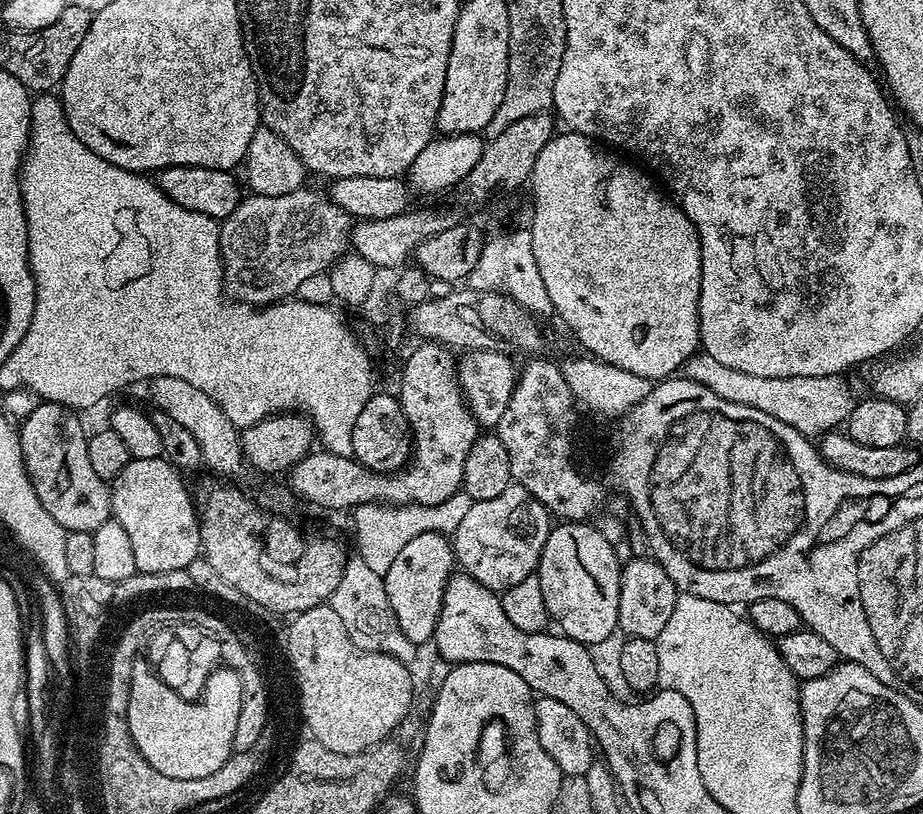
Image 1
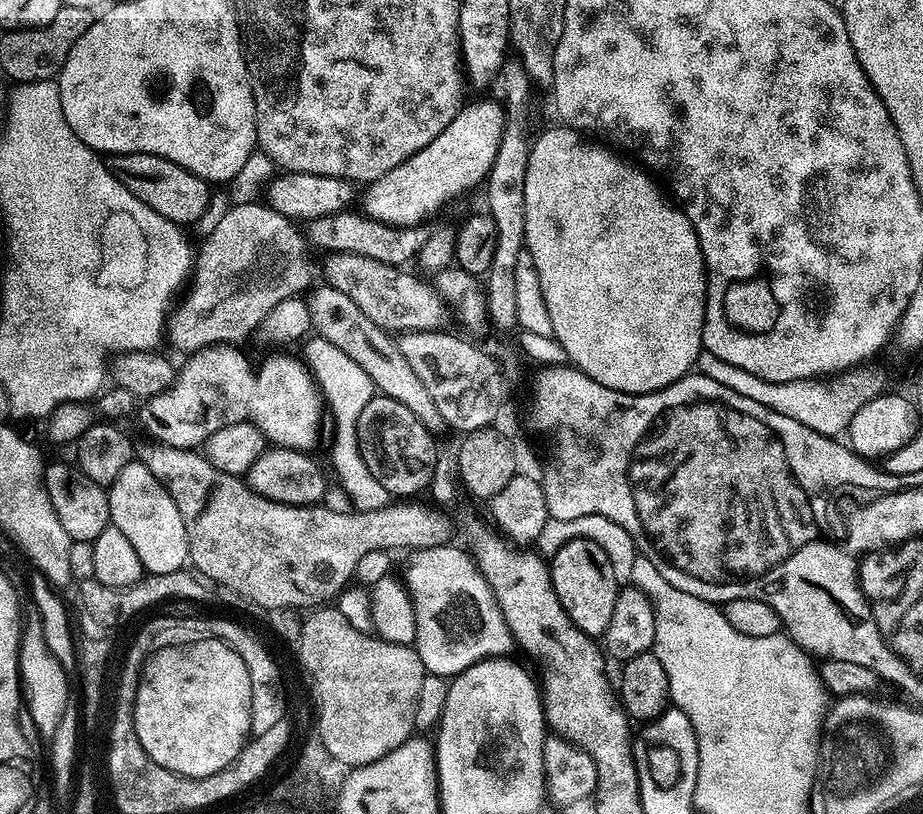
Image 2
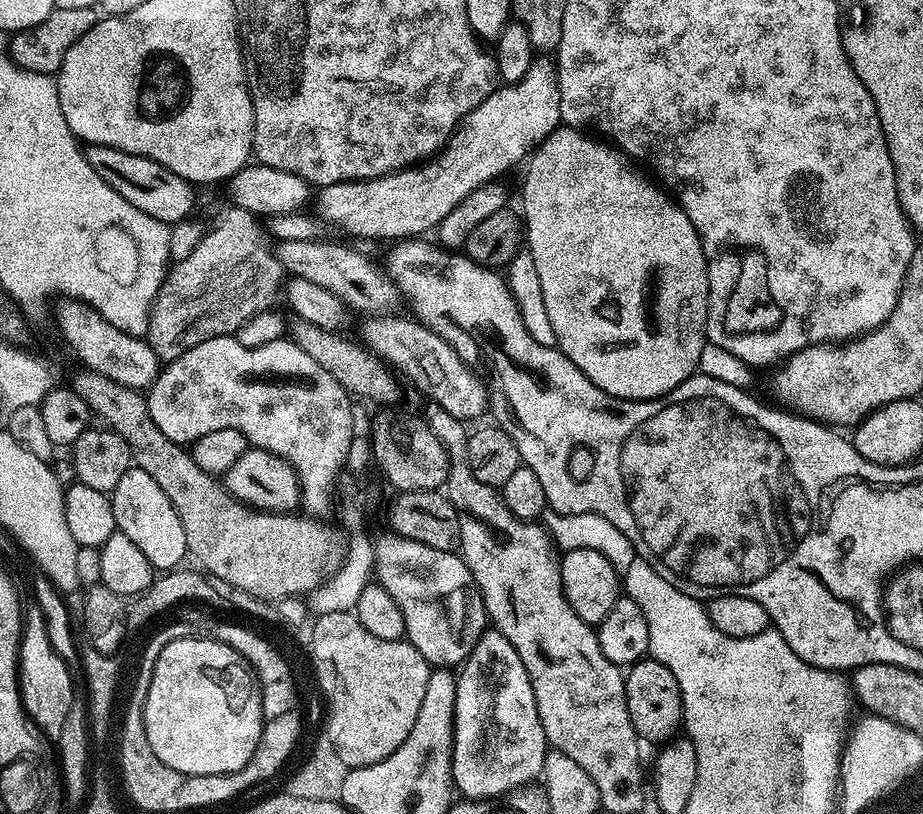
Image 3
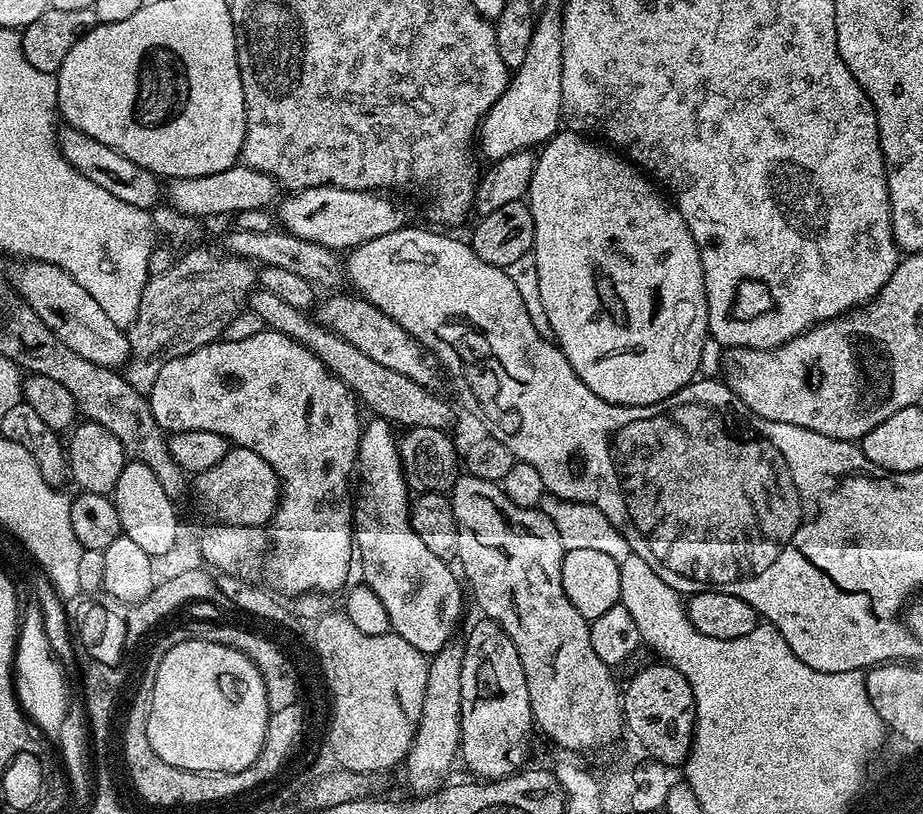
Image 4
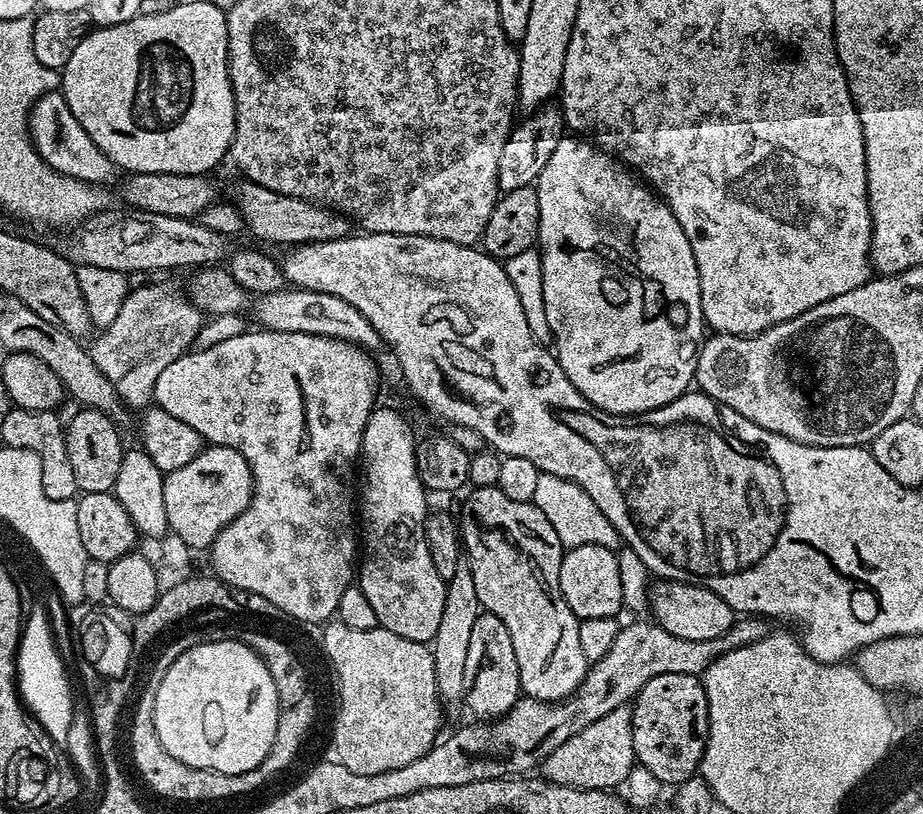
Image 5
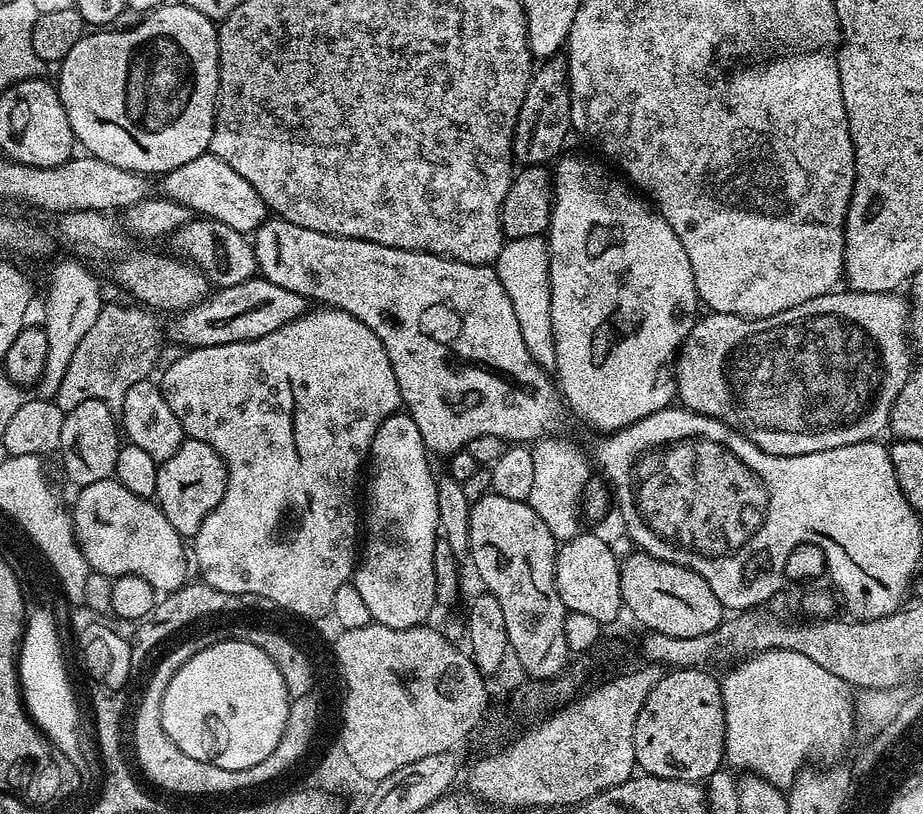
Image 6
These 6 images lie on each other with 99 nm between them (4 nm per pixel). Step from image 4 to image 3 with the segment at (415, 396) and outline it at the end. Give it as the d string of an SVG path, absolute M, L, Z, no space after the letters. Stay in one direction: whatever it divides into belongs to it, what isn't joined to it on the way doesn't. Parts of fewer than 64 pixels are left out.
M297 321L296 326L291 327L290 338L295 342L300 349L306 351L306 354L310 358L314 359L318 365L322 366L335 380L345 388L345 391L368 398L374 402L378 402L380 406L392 406L397 402L395 401L398 396L398 386L396 380L390 373L386 372L387 367L385 363L375 354L369 351L367 347L361 346L361 348L354 344L350 340L342 338L337 331L324 331L322 328L306 323L303 321Z

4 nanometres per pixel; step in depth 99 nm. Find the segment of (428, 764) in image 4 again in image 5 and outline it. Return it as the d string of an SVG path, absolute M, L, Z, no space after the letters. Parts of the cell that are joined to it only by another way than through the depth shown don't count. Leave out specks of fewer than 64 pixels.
M466 562L454 570L444 589L442 622L438 622L438 634L431 641L432 656L435 658L436 684L445 699L460 697L466 690L466 654L470 650L470 630L481 614L478 594L474 590L474 574Z

